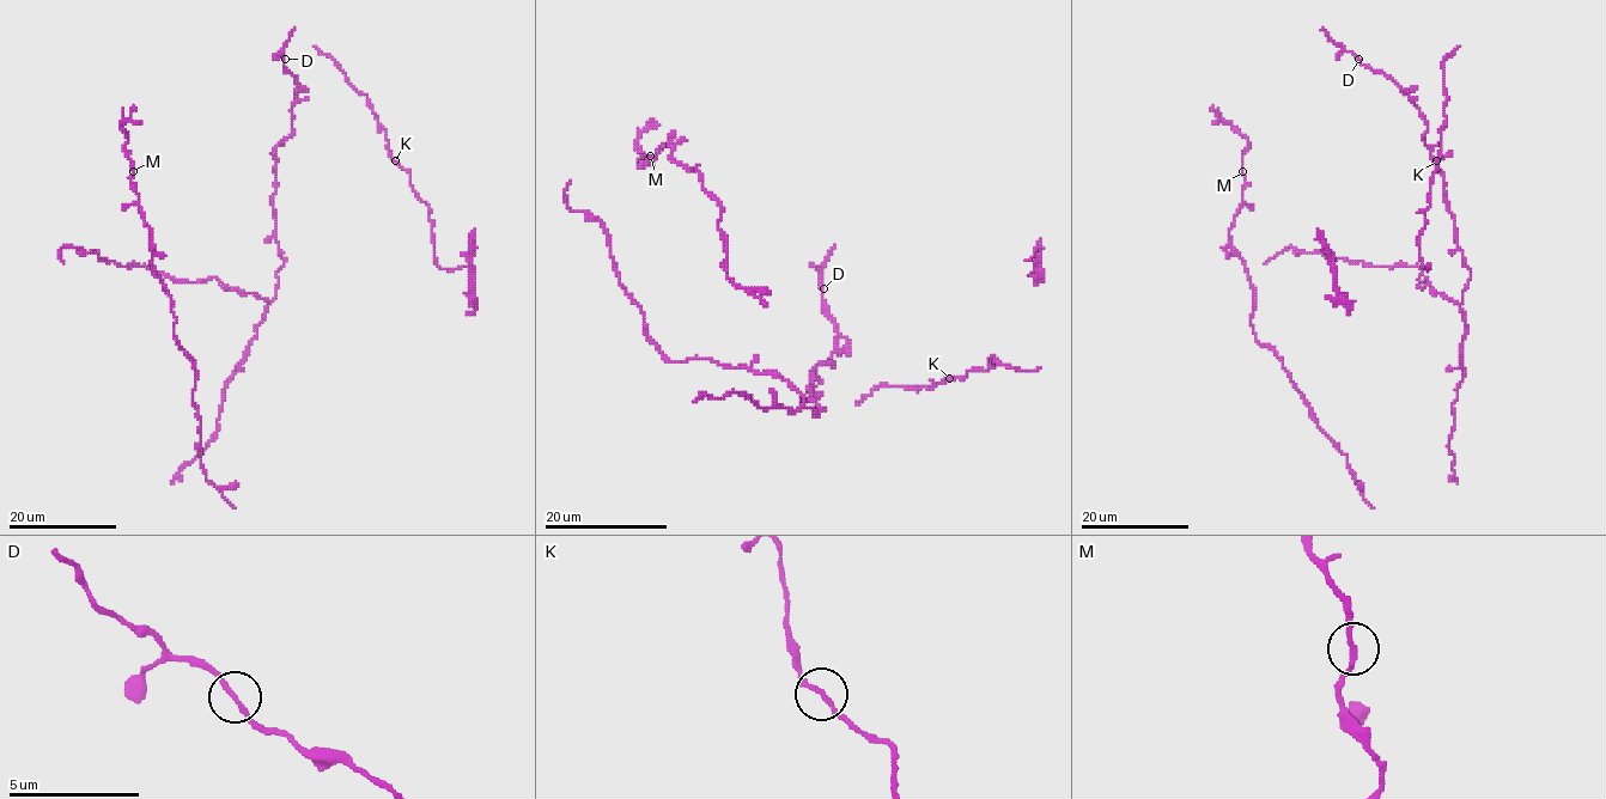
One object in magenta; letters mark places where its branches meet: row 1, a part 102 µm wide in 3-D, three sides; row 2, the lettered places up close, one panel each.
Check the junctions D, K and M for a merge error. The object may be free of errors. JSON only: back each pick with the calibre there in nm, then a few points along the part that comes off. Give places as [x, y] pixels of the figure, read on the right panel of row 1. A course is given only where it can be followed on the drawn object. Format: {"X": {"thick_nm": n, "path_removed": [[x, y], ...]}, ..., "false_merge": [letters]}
{"false_merge": []}

